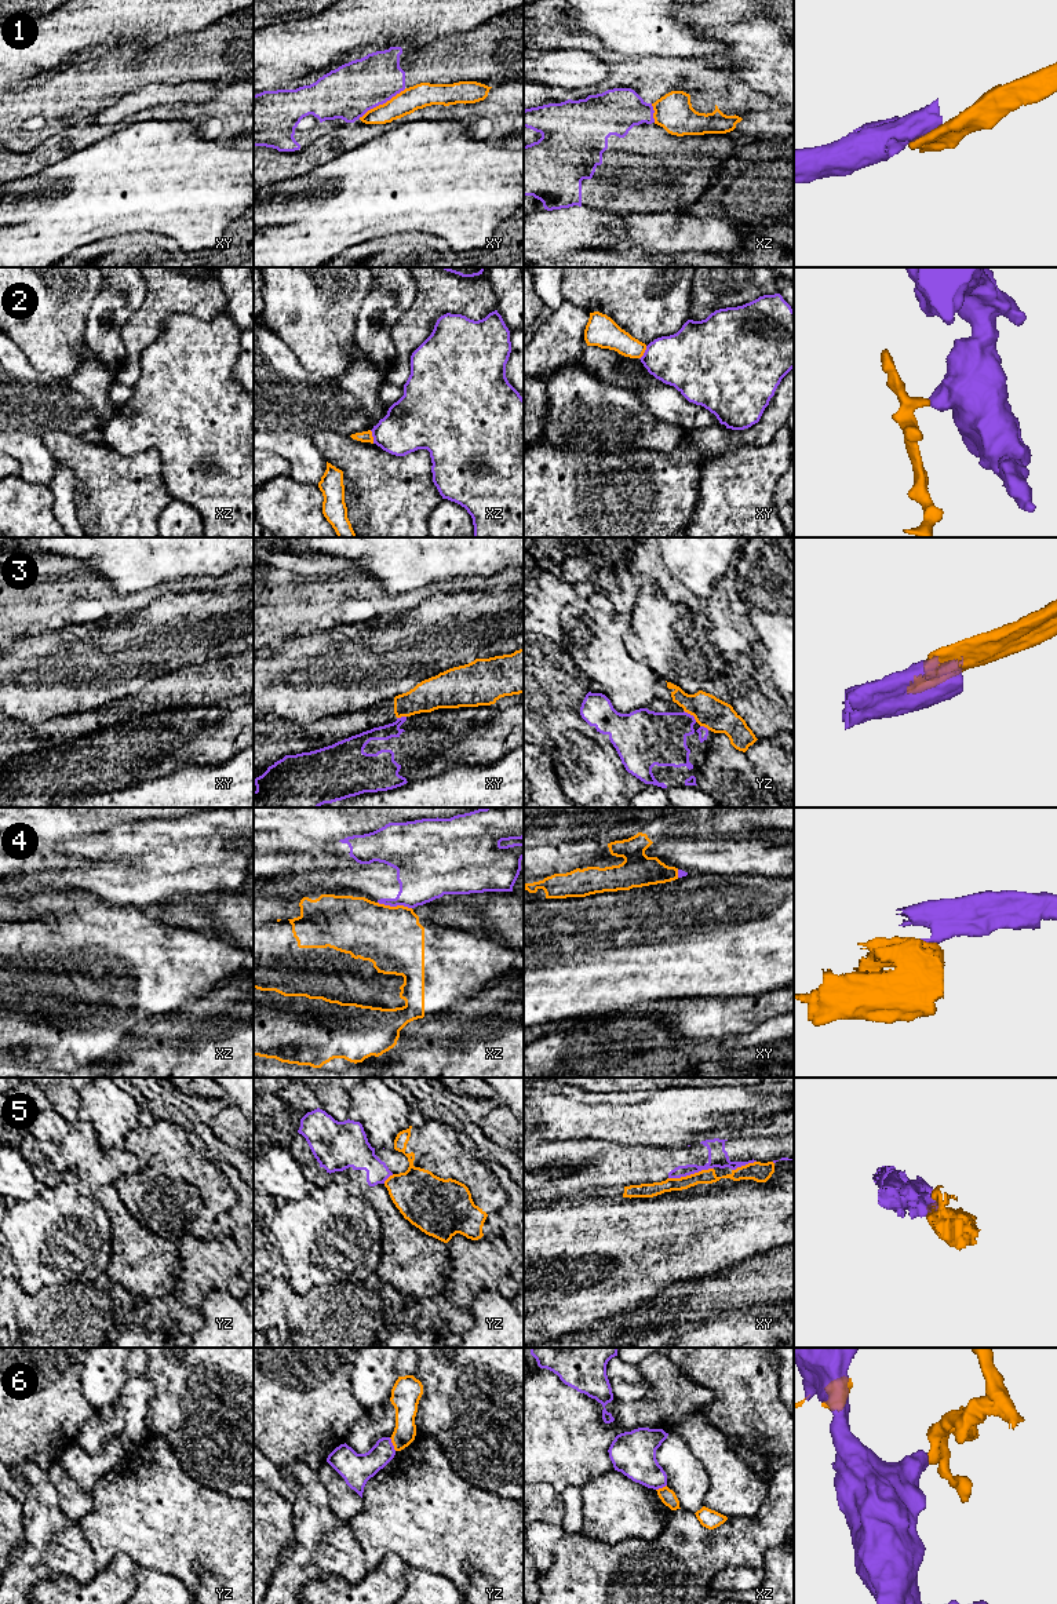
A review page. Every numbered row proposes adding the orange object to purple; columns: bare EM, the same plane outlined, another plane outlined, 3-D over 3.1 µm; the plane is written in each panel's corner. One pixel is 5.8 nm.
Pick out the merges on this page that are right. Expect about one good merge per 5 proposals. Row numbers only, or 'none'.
none

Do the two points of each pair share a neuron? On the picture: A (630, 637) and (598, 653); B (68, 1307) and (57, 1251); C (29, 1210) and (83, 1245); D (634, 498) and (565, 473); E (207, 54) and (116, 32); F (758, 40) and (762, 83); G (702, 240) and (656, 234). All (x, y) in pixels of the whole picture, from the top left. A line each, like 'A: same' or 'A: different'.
A: different
B: different
C: same
D: same
E: different
F: same
G: same

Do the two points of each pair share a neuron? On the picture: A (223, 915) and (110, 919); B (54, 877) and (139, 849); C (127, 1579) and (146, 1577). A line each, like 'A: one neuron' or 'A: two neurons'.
A: two neurons
B: one neuron
C: two neurons

